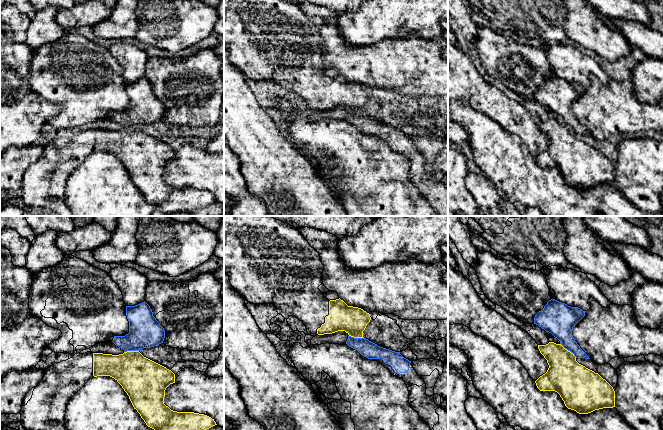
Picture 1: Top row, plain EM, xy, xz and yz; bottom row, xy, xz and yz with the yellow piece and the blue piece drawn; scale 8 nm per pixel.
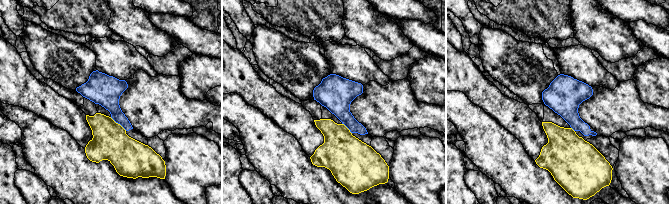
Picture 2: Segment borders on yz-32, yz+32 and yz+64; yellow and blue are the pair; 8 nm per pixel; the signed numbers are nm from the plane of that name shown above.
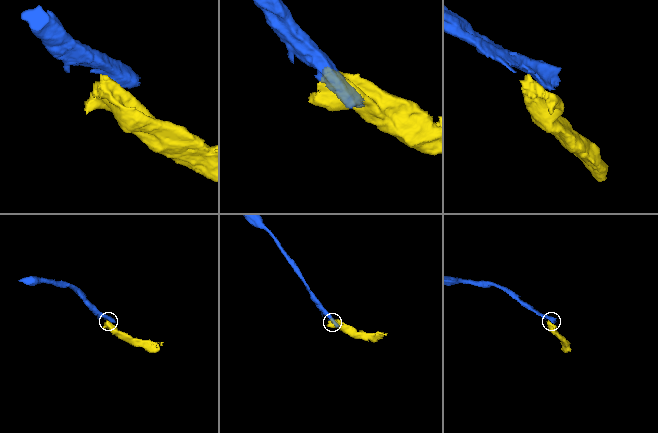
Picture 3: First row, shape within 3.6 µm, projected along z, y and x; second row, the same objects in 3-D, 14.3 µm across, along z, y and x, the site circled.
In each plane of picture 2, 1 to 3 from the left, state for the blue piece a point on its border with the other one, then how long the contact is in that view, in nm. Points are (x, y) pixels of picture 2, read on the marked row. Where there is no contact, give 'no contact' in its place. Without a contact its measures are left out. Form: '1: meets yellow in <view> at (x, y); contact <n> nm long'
1: meets yellow in yz-32 at (117, 123); contact 170 nm long
2: meets yellow in yz+32 at (347, 128); contact 120 nm long
3: meets yellow in yz+64 at (572, 129); contact 50 nm long

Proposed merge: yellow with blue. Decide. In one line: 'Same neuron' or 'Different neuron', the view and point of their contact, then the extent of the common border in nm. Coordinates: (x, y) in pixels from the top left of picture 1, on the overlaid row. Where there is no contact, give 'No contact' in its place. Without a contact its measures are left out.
Different neuron. Touches yellow at yz (567, 350). Shared border 180 nm

